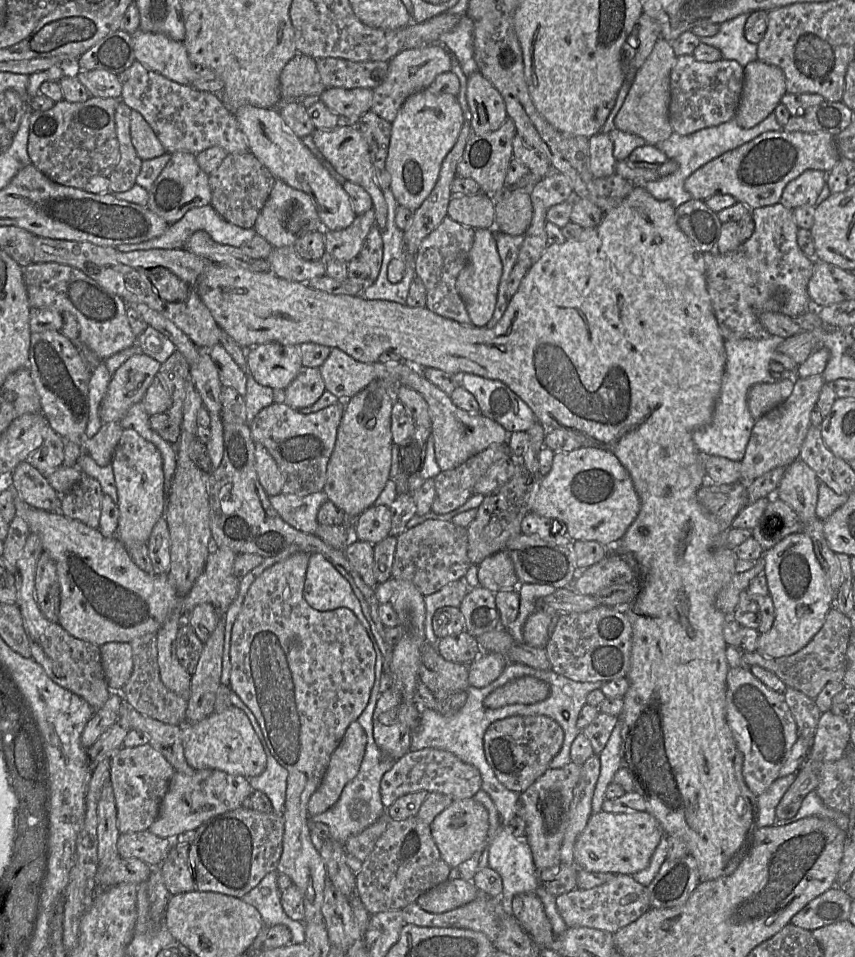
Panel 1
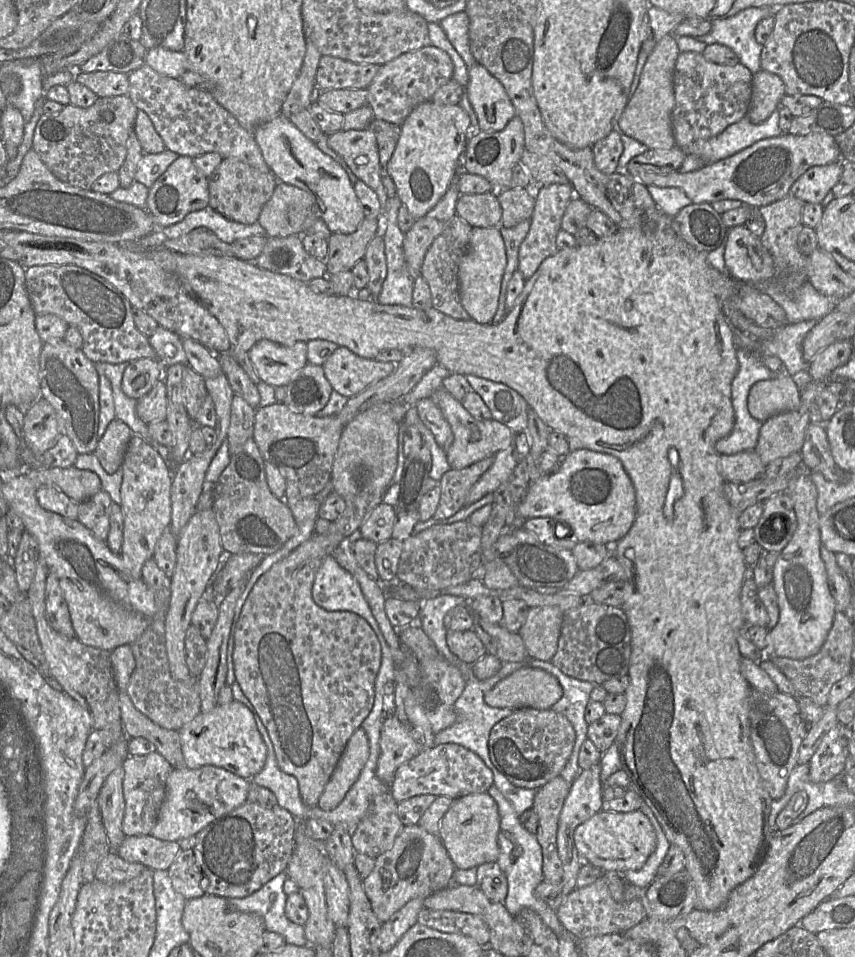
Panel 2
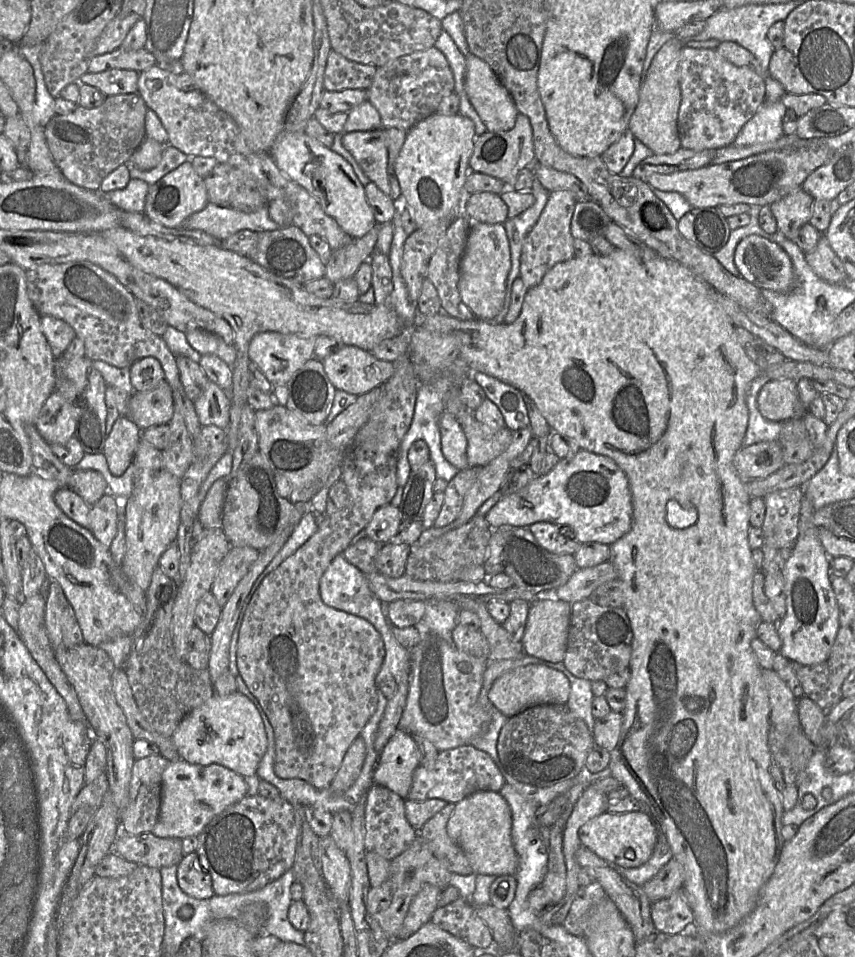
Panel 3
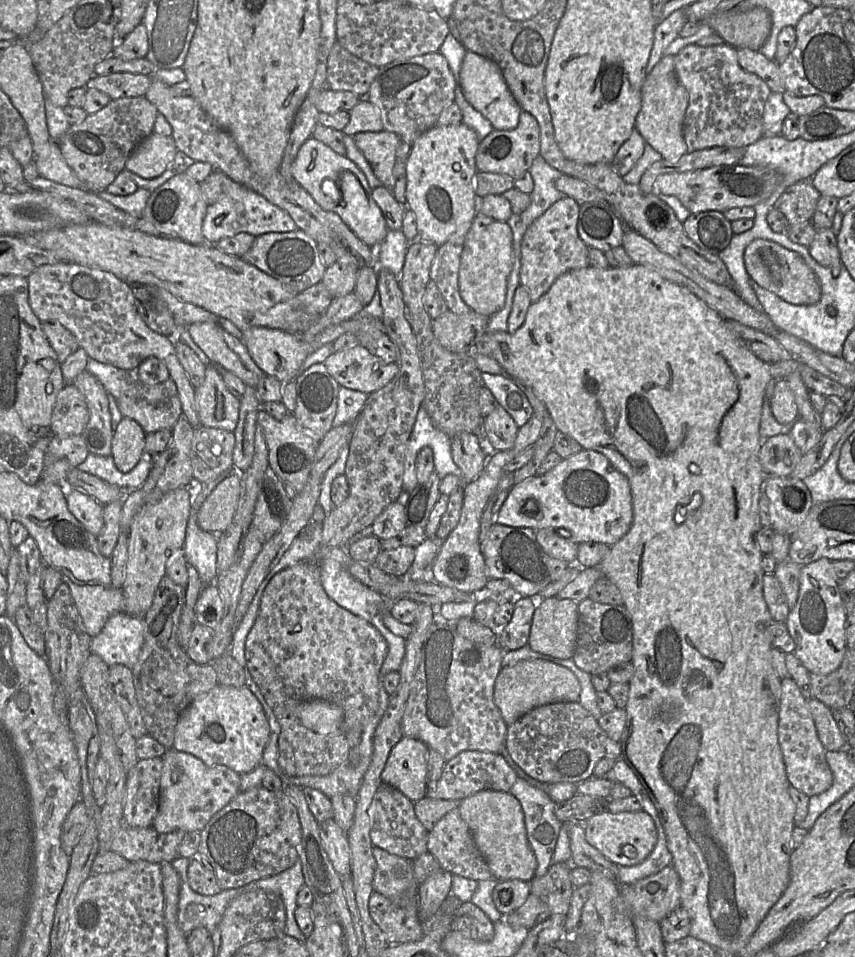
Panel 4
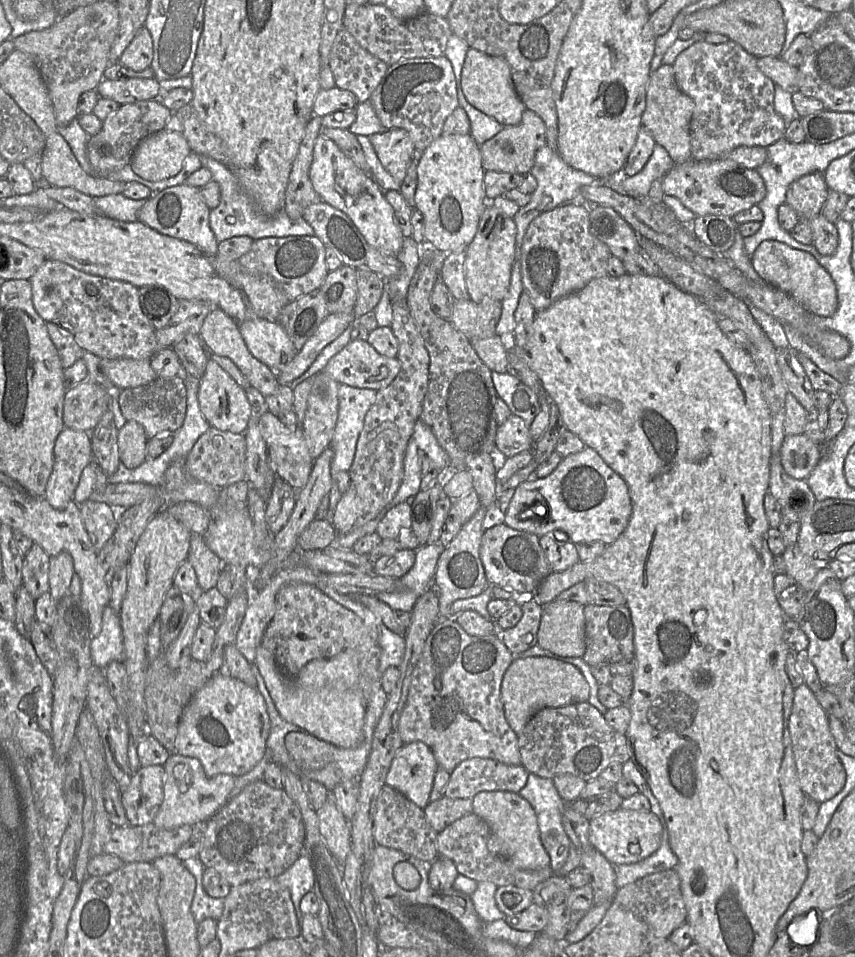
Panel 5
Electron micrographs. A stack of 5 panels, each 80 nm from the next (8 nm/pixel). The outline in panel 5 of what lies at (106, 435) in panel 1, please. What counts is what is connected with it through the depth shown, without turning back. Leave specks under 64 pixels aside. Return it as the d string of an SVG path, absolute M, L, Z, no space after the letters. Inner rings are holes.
M127 421L117 436L121 464L128 469L140 466L146 459L146 441L143 427L135 421Z

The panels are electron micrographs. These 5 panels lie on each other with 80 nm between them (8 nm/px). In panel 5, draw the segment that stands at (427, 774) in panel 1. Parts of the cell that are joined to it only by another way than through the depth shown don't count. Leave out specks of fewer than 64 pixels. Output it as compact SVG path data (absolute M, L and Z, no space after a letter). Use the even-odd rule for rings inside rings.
M488 758L464 760L450 773L443 797L472 799L484 791L519 793L529 772L522 765L509 765Z

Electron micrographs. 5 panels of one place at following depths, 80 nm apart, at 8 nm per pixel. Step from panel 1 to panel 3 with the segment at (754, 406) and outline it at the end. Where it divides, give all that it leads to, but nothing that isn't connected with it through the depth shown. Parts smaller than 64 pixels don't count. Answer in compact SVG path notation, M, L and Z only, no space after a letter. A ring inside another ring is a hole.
M791 379L767 381L759 390L757 407L764 418L779 423L804 417L808 411L799 398L797 382Z

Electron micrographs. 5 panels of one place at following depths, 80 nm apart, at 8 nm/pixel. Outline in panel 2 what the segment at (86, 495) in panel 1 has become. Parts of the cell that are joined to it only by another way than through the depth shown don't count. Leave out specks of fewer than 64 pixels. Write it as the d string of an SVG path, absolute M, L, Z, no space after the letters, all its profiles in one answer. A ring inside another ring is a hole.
M101 489L89 499L78 502L76 520L88 528L96 538L107 542L112 503L109 494Z

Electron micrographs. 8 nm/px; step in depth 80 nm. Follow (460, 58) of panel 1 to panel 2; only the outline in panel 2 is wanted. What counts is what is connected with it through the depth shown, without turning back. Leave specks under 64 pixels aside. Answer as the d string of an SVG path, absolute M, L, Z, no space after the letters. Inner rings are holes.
M465 11L444 18L439 22L439 25L467 67L476 64L470 51L469 18Z

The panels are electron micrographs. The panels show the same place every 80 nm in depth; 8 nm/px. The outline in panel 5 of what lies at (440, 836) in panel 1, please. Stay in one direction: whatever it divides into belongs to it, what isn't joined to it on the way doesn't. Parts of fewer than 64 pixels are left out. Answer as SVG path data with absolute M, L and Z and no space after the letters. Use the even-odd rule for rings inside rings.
M484 791L472 798L473 814L489 826L489 850L509 861L518 869L535 870L550 866L550 856L545 850L531 804L518 793L508 791Z

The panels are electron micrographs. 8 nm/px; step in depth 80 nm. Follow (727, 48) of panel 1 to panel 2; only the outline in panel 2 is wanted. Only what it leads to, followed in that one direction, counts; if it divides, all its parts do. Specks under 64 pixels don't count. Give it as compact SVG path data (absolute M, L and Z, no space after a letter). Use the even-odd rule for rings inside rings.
M784 5L749 7L727 18L711 21L712 28L706 35L695 37L710 44L721 44L732 49L739 62L753 74L761 70L760 55L763 45L755 39L755 28L759 21L774 15Z

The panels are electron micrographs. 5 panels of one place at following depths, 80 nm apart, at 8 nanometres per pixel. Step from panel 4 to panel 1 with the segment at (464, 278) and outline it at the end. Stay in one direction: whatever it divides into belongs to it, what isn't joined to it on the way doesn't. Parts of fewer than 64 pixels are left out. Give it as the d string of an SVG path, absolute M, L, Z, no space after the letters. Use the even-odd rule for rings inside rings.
M488 228L475 229L474 240L468 254L467 263L460 271L456 281L458 293L464 300L472 324L478 328L485 327L493 316L503 270L494 230Z

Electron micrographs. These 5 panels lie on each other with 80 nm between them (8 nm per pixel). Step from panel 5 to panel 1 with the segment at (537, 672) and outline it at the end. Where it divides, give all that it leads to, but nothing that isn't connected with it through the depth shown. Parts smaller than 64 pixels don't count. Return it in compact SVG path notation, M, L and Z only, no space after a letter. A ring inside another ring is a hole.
M525 676L495 689L484 699L484 706L495 709L510 704L533 704L545 700L549 693L546 682Z

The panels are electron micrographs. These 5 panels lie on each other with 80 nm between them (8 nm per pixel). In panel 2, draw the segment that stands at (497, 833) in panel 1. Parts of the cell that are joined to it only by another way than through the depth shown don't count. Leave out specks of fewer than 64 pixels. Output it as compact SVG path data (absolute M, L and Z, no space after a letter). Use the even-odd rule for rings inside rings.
M491 786L487 793L496 801L500 816L500 831L498 834L499 855L495 864L505 875L508 884L507 895L502 904L514 917L523 908L535 911L557 936L562 935L566 930L554 910L535 896L535 889L544 878L542 871L542 849L536 835L524 828L519 820L520 815L515 812L511 803L495 786Z

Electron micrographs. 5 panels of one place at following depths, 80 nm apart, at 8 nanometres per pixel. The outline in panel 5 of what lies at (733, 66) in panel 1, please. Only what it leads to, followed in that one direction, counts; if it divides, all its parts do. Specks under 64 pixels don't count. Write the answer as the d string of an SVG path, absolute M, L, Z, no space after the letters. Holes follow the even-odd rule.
M695 42L677 56L673 69L678 87L694 101L690 122L693 160L721 159L737 147L767 147L784 138L788 123L775 111L775 84L758 68L757 57L738 43Z

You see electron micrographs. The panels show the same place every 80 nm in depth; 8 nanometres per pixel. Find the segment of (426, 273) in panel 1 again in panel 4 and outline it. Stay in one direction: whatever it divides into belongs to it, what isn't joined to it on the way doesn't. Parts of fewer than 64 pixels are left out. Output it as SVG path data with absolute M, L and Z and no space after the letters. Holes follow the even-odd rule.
M462 226L444 244L438 246L430 269L430 279L439 288L448 311L456 315L466 315L472 311L459 292L460 258L469 227Z

